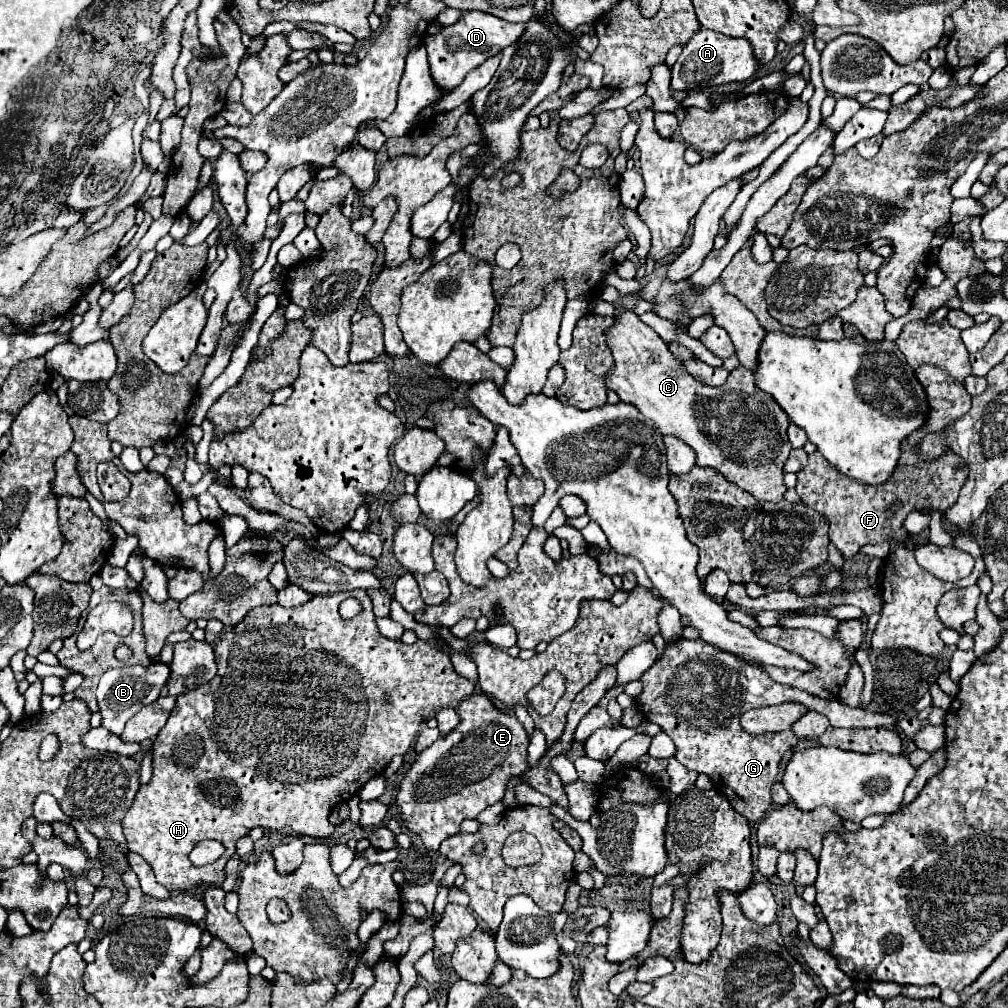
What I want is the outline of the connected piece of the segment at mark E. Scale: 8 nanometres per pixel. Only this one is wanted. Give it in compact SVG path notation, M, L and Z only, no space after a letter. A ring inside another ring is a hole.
M473 694L465 698L457 708L457 712L461 716L459 726L449 736L439 736L435 744L431 744L421 752L421 756L413 762L413 766L405 774L397 794L397 806L401 818L405 820L405 826L411 832L419 834L425 848L433 852L439 850L439 844L447 836L459 832L459 824L465 818L477 818L477 814L483 812L487 806L499 802L505 796L505 784L511 776L521 776L527 770L529 738L515 716L499 712L491 704L491 700L483 694Z

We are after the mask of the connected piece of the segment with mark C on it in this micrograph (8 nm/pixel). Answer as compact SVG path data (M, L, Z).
M623 312L615 320L615 326L607 332L607 344L615 358L615 368L605 376L605 384L609 390L617 392L619 398L627 404L637 406L645 418L653 420L661 434L671 434L685 444L689 444L697 454L697 466L709 466L717 470L725 480L733 482L741 490L753 494L759 502L779 502L785 496L783 484L783 464L791 452L791 442L787 438L789 418L785 410L773 400L771 394L763 392L755 386L755 374L745 366L737 366L727 382L719 388L705 386L697 382L691 374L685 372L681 360L669 352L667 344L661 336L647 324L639 320L633 312Z

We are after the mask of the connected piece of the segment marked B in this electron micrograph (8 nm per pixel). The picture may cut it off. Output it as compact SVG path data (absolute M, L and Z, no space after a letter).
M153 662L149 668L141 666L123 666L123 668L113 668L105 672L99 680L97 688L97 698L101 704L101 716L103 716L103 728L111 730L113 734L121 734L125 730L125 724L147 704L155 702L161 694L161 690L167 686L171 678L169 666L161 662Z

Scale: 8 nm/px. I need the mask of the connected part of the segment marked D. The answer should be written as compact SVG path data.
M473 10L473 12L463 12L461 20L453 26L445 26L441 34L425 38L431 76L437 88L441 90L441 98L451 94L457 86L461 86L461 82L473 68L481 66L487 58L497 56L505 46L513 44L523 32L525 32L525 24L511 24L491 14Z

